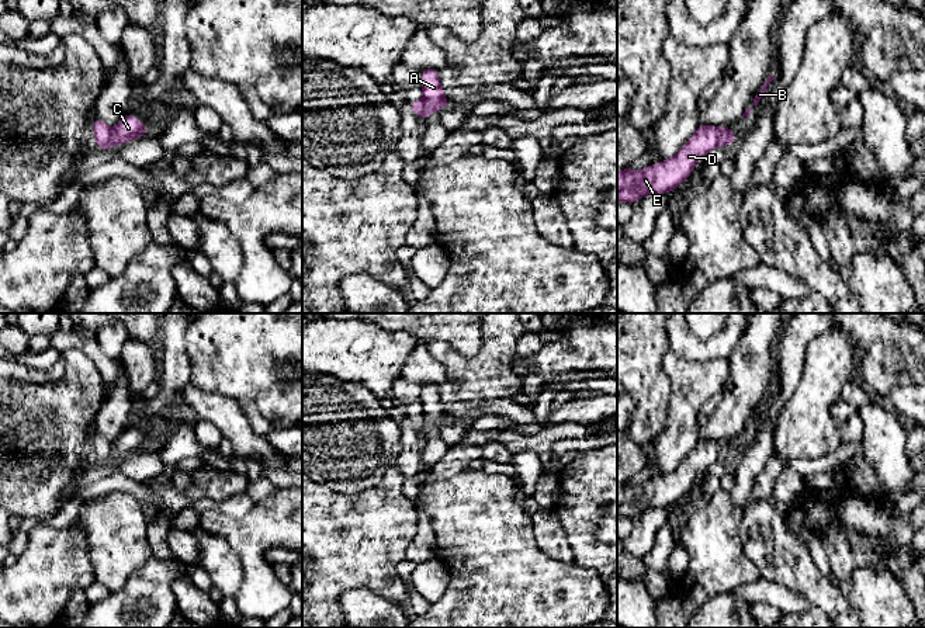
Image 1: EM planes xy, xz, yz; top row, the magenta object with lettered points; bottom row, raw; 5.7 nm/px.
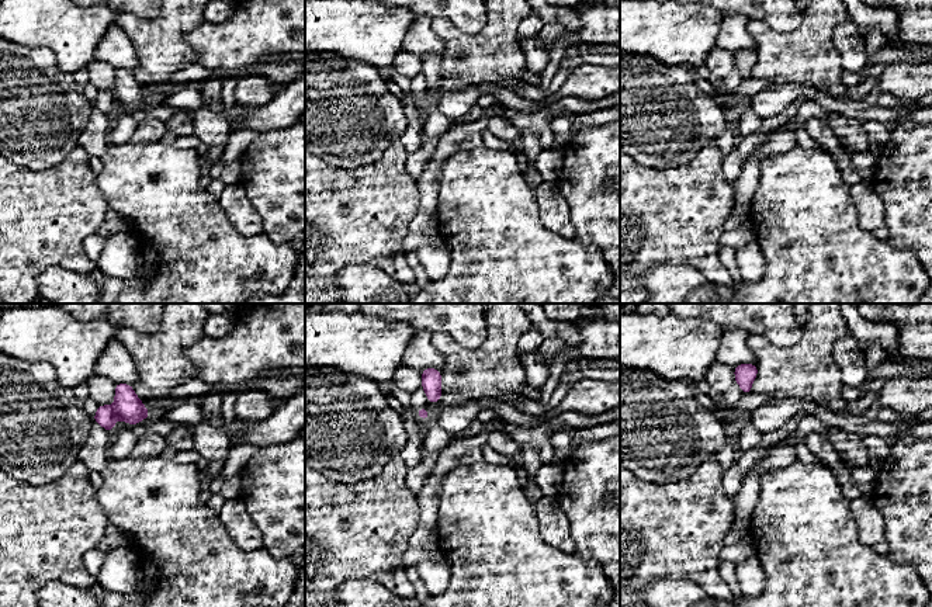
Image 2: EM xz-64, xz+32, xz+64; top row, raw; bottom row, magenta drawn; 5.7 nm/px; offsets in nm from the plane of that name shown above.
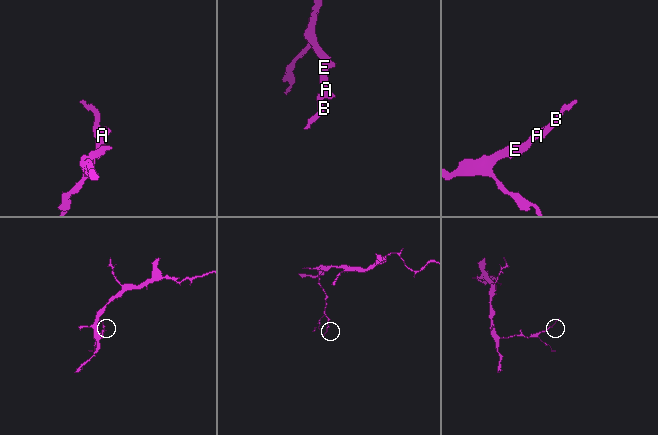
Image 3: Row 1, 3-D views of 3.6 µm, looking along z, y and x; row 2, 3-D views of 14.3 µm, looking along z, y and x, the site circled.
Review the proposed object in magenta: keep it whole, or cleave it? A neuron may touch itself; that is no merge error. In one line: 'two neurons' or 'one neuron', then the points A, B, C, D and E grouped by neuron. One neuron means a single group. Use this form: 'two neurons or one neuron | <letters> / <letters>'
two neurons | A C D E / B

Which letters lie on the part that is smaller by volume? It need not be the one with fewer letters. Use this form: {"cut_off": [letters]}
{"cut_off": ["B"]}

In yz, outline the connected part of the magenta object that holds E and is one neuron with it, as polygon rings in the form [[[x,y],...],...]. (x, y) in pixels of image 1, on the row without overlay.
[[[699,440],[694,450],[673,472],[642,485],[617,486],[617,516],[633,520],[647,509],[668,509],[692,489],[700,471],[706,471],[717,461],[731,458],[731,443]]]

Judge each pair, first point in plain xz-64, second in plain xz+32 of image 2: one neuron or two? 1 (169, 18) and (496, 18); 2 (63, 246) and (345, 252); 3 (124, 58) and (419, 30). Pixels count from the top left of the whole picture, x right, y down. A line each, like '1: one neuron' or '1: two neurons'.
1: one neuron
2: one neuron
3: one neuron

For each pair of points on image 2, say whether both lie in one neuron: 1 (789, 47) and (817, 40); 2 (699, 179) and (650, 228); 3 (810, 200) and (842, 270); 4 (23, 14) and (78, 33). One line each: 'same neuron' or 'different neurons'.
1: same neuron
2: same neuron
3: same neuron
4: same neuron

